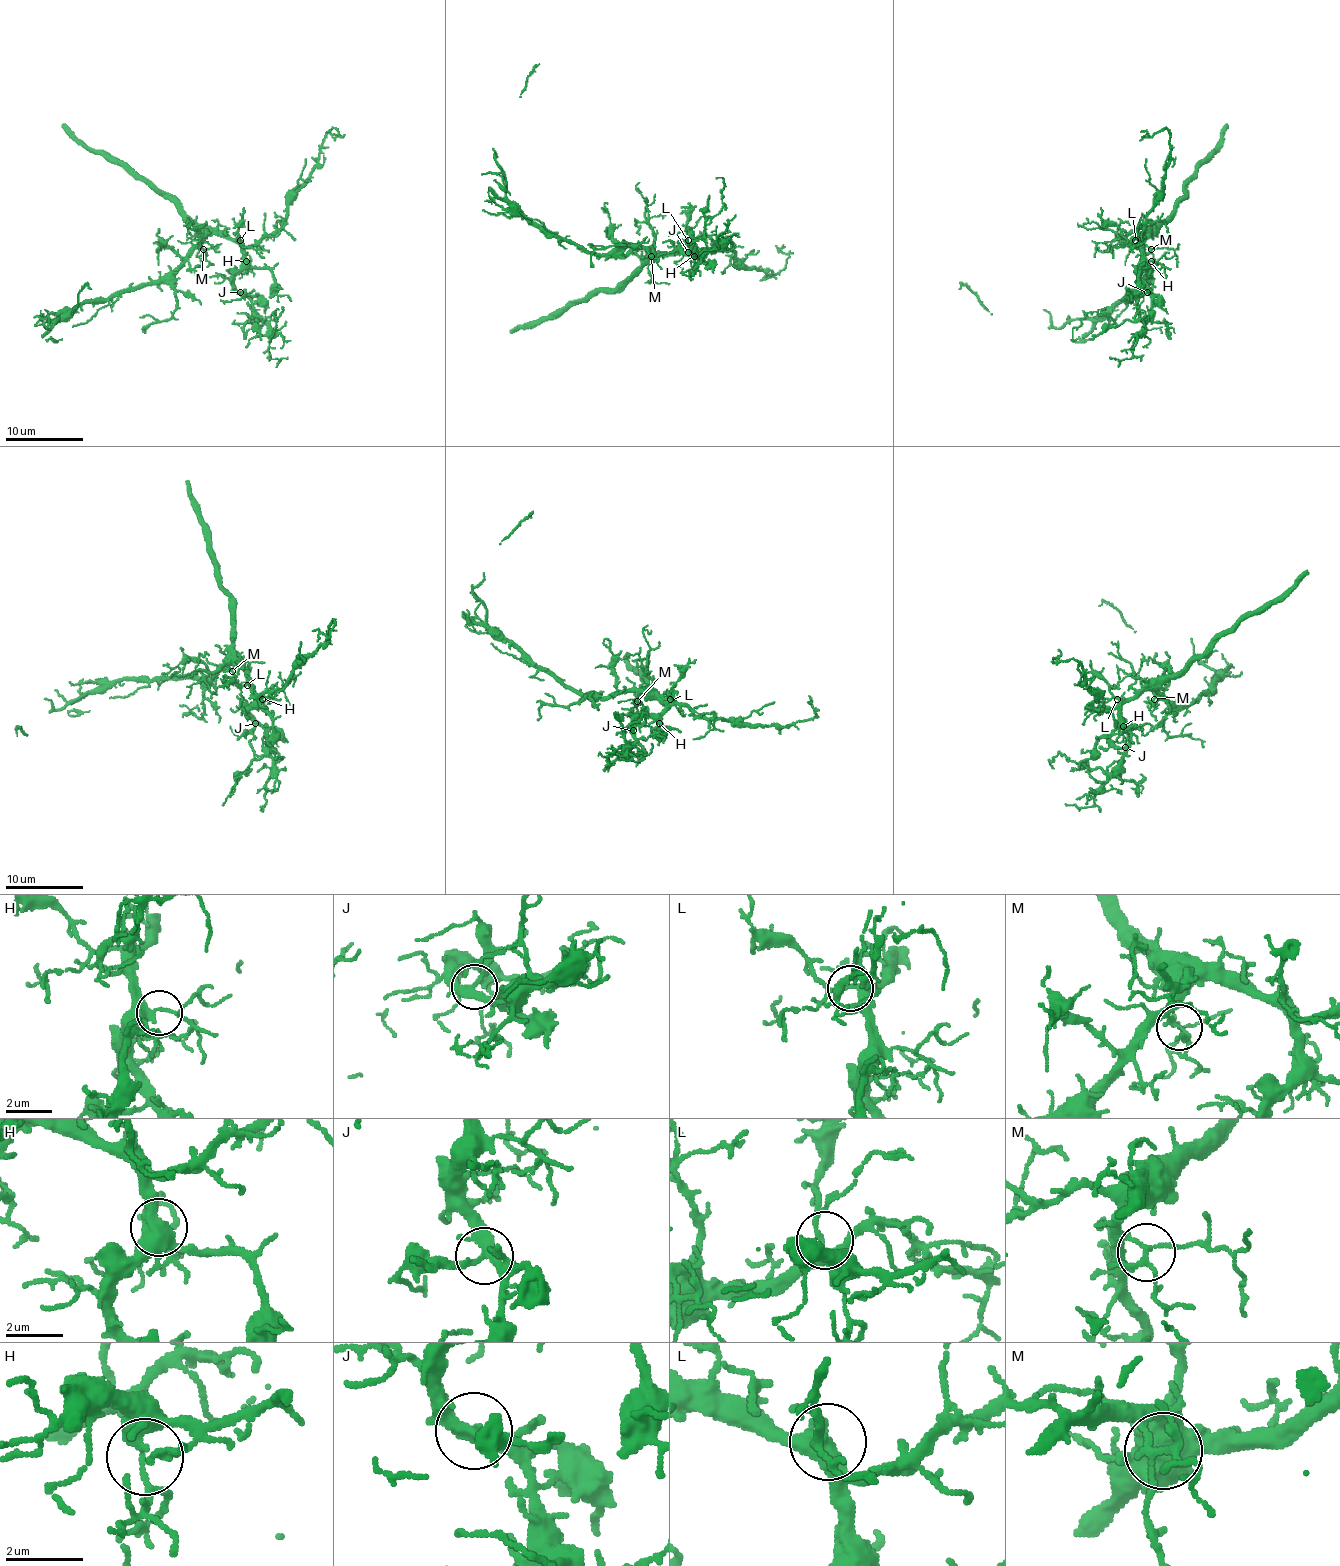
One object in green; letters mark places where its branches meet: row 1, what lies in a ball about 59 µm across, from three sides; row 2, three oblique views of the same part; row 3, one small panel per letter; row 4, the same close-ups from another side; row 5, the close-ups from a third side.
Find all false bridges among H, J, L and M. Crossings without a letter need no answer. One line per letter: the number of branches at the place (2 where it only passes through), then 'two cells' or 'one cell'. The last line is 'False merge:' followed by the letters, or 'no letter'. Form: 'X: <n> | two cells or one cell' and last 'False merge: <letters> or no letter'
H: 3 | one cell
J: 4 | one cell
L: 5 | one cell
M: 4 | one cell
False merge: no letter

